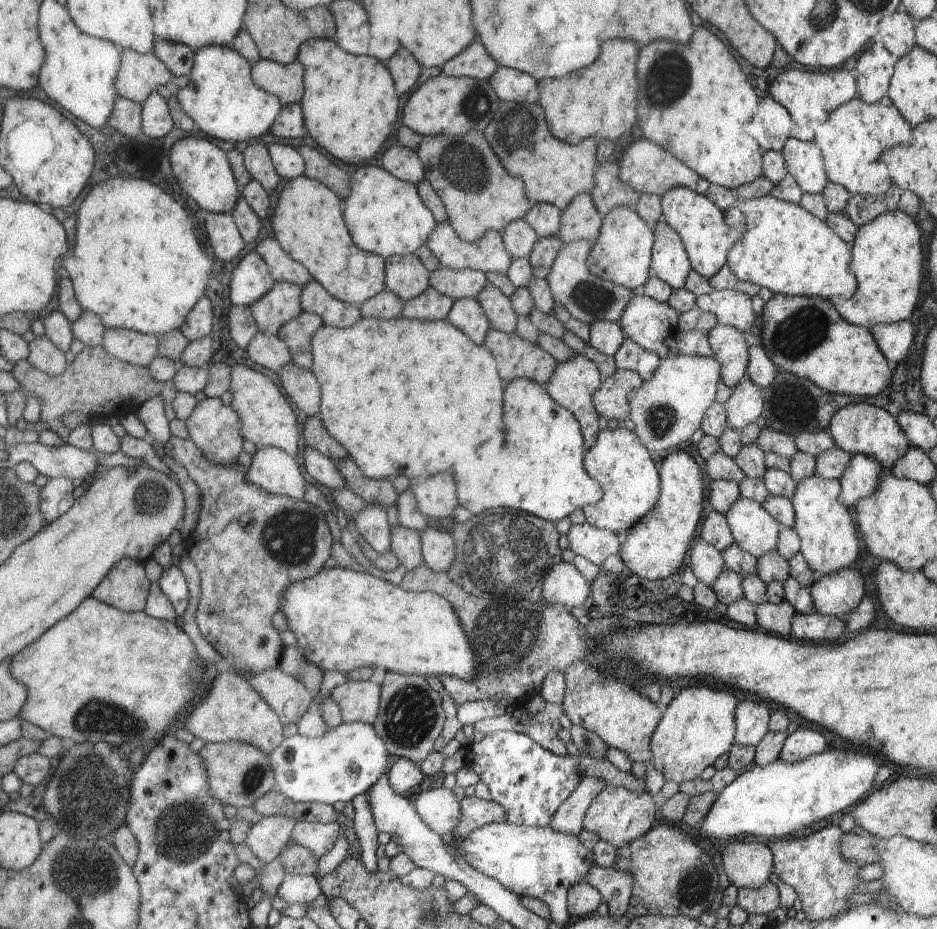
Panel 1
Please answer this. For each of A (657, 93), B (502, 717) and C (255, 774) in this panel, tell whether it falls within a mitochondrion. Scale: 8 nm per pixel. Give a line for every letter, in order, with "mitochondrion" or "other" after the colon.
A: mitochondrion
B: other
C: mitochondrion

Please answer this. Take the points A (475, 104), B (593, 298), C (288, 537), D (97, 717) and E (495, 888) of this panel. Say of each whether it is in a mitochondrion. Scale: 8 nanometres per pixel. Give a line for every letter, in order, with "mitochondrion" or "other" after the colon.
A: mitochondrion
B: mitochondrion
C: mitochondrion
D: mitochondrion
E: other

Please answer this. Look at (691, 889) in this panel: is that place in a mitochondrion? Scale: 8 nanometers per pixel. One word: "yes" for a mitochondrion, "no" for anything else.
yes

